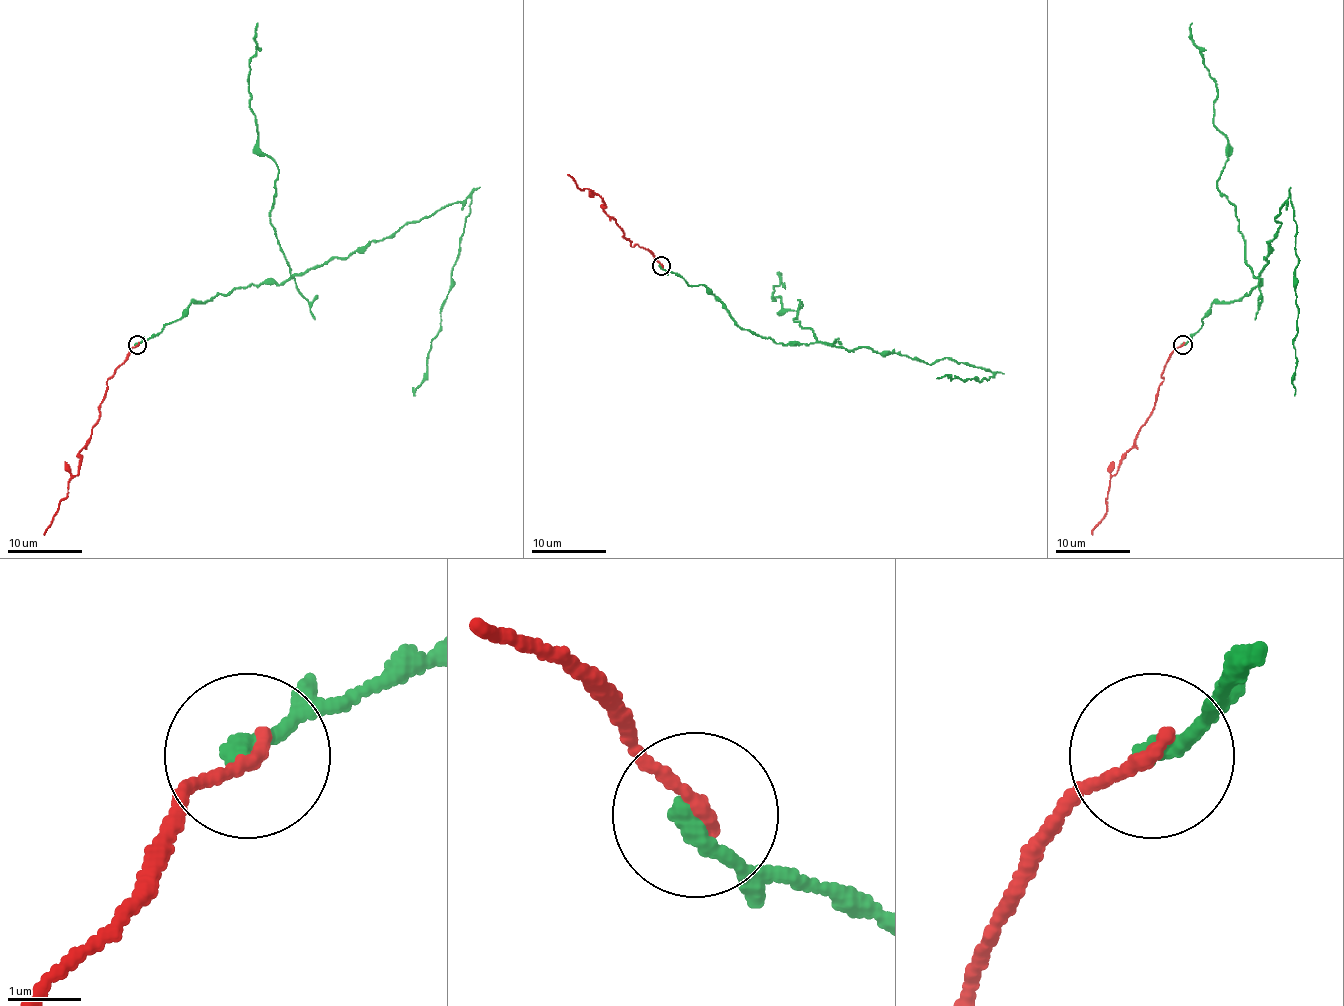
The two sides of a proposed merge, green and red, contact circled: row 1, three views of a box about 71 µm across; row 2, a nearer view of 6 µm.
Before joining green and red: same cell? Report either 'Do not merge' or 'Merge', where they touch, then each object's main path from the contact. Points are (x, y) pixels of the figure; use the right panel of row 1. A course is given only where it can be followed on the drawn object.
Do not merge. Place: (1182, 345). Course of green: (1183, 344), (1213, 303), (1234, 303), (1262, 284), (1288, 198), (1297, 260), (1294, 395). Course of red: (1183, 344), (1168, 359), (1147, 421), (1110, 481), (1106, 515), (1091, 534)

